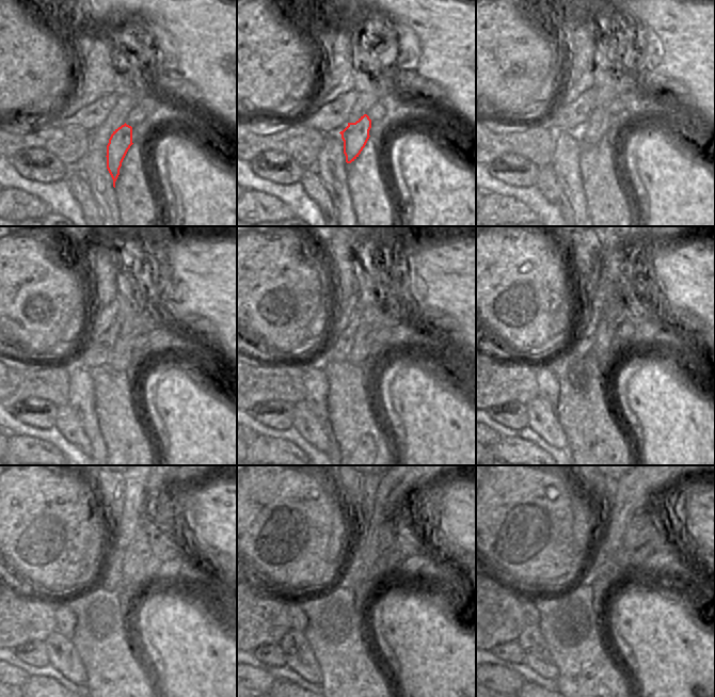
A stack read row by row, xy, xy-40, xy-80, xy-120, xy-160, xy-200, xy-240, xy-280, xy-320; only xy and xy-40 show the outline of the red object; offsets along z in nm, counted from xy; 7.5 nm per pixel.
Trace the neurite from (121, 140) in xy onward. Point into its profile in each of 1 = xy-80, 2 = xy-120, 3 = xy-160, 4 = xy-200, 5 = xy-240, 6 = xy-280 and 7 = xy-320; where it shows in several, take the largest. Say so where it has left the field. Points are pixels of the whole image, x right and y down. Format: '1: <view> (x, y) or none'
1: xy-80 (597, 127)
2: xy-120 (121, 358)
3: xy-160 (364, 348)
4: xy-200 (604, 349)
5: xy-240 (138, 553)
6: xy-280 (379, 542)
7: xy-320 (633, 490)

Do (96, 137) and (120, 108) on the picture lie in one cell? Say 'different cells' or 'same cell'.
same cell

